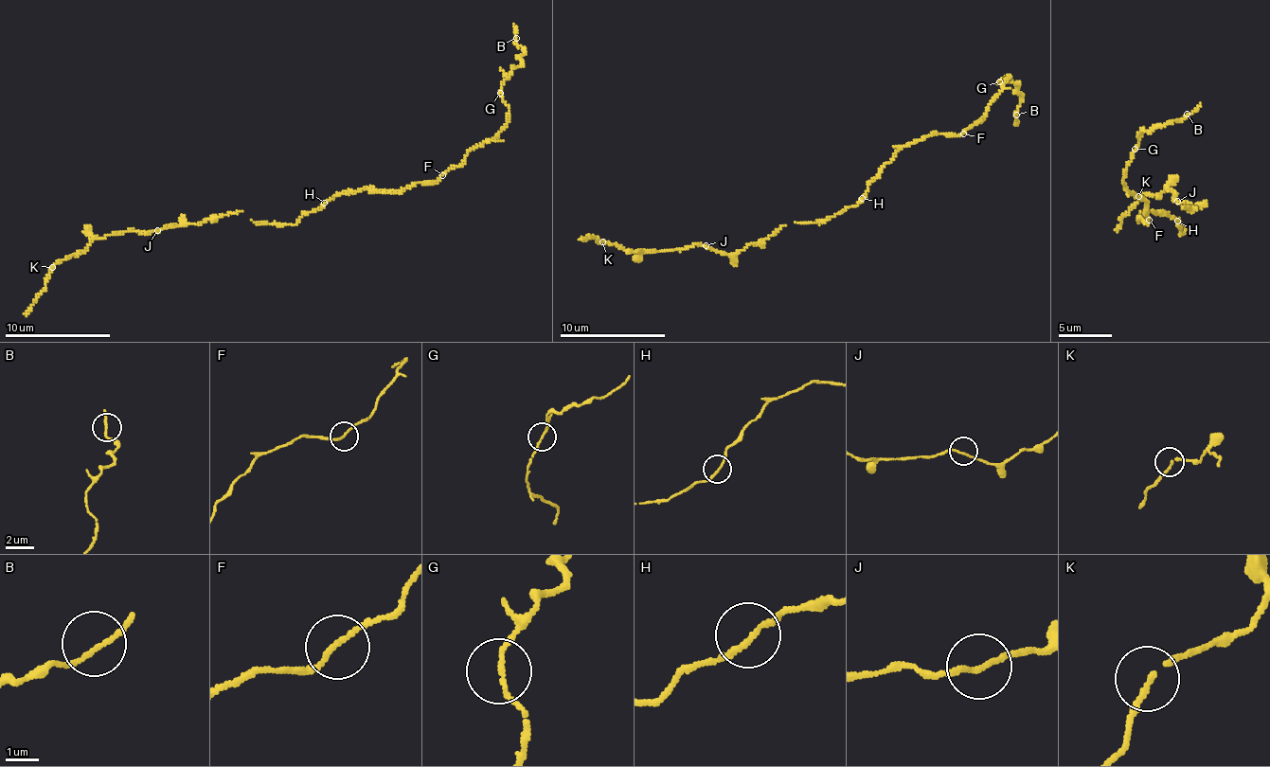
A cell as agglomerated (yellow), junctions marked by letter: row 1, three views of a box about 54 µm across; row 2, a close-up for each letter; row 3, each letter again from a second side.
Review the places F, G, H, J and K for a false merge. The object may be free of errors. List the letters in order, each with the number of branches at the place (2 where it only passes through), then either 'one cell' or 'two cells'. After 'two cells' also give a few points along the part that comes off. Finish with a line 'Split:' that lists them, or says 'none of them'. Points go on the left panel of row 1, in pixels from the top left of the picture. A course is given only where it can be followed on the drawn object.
F: branches 2; one cell
G: branches 2; one cell
H: branches 2; one cell
J: branches 2; one cell
K: branches 2; one cell
Split: none of them

